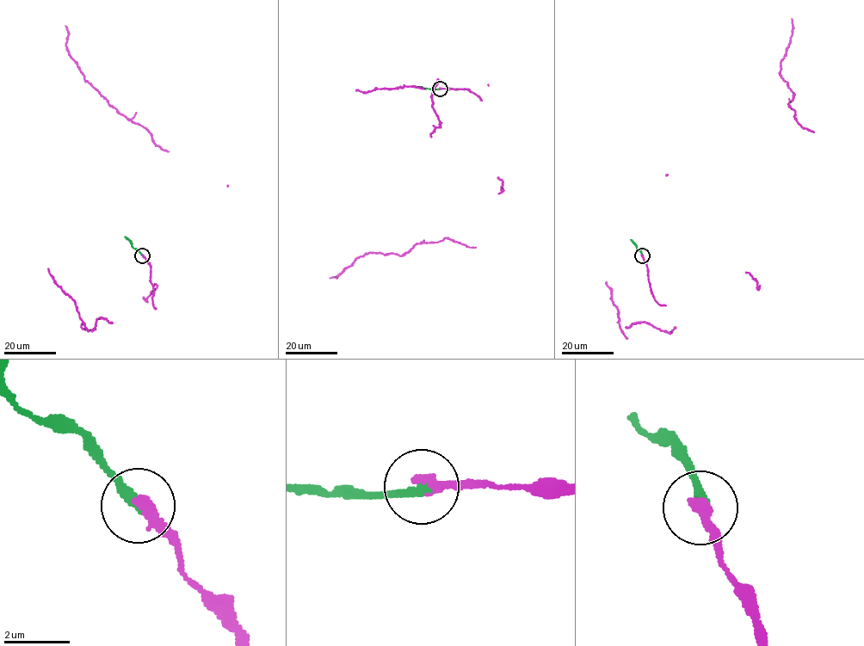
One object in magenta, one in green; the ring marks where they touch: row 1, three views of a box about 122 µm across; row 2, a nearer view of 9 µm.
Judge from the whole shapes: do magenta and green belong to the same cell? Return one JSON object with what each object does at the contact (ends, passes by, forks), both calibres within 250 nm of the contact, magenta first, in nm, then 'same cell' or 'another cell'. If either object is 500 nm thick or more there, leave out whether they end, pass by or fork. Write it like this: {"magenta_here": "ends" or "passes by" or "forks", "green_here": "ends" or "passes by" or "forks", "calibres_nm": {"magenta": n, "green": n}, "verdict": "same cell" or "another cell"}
{"magenta_here": "ends", "green_here": "ends", "calibres_nm": {"magenta": 360, "green": 280}, "verdict": "same cell"}

